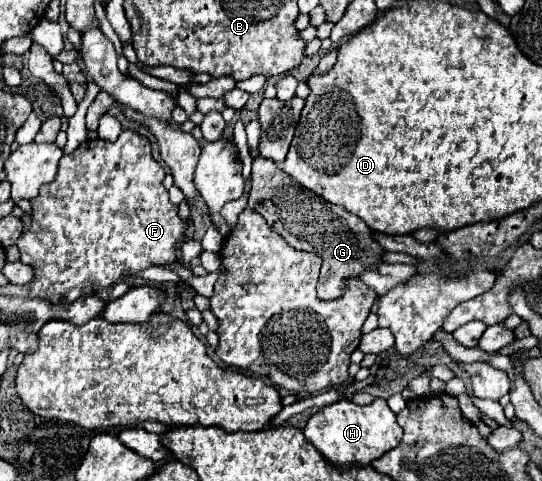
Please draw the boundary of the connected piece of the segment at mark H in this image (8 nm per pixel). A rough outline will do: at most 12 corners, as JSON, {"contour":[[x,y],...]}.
{"contour":[[382,397],[314,413],[304,437],[334,465],[370,465],[400,443]]}

